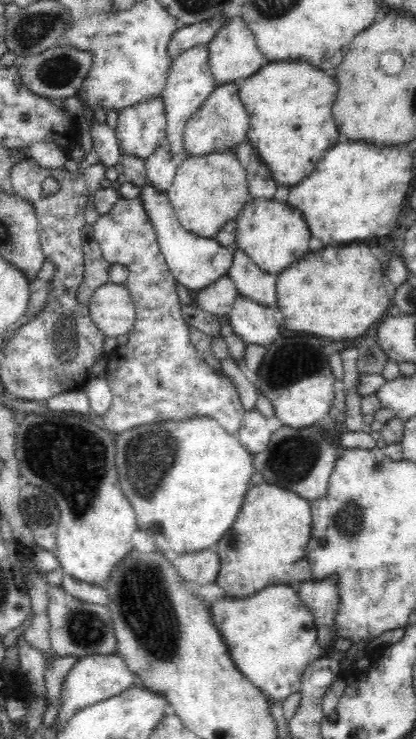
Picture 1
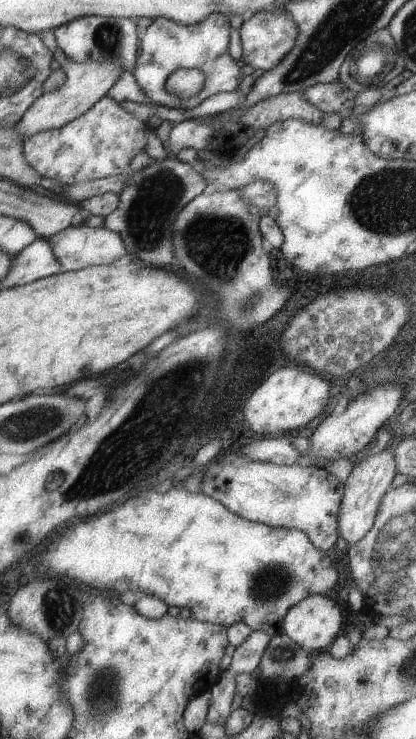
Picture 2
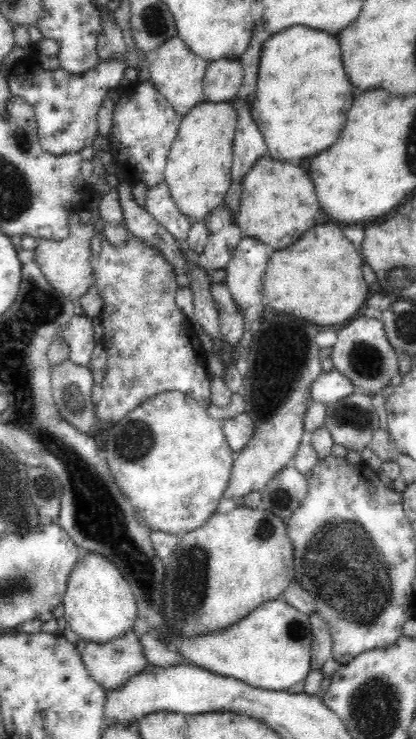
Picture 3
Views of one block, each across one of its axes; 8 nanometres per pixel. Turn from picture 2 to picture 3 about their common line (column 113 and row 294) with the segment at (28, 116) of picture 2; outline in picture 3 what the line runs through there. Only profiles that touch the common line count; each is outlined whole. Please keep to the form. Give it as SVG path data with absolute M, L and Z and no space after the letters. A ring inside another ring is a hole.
M74 216L70 220L70 236L62 240L39 239L33 248L34 262L40 266L44 278L60 294L71 302L86 292L86 289L94 283L92 278L92 236L94 225L90 222L83 223L80 217Z

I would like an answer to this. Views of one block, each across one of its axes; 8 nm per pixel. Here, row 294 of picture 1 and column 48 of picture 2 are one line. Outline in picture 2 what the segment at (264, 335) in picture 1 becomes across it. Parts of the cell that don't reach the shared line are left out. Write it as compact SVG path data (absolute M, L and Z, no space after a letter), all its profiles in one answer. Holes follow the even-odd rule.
M81 223L77 226L64 228L45 240L48 242L55 260L64 271L75 272L91 265L111 265L127 258L126 248L121 237L103 226L88 227Z

